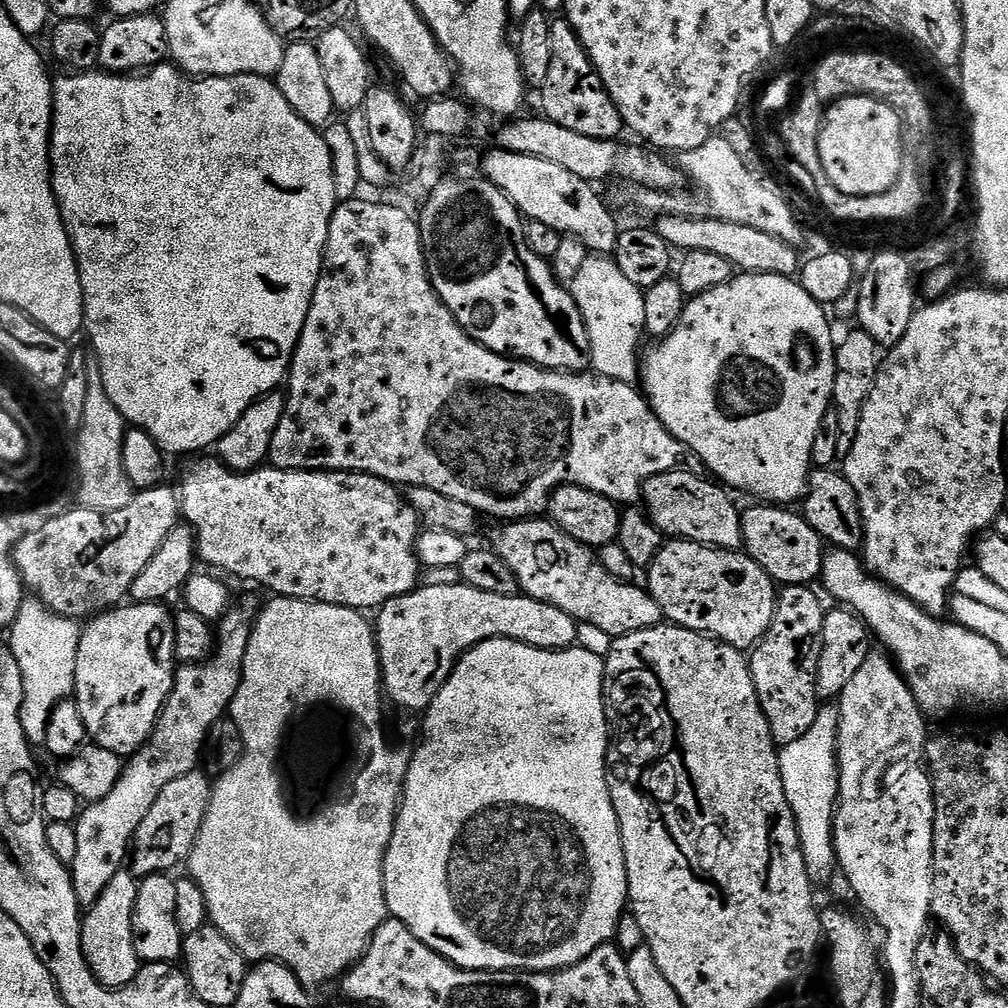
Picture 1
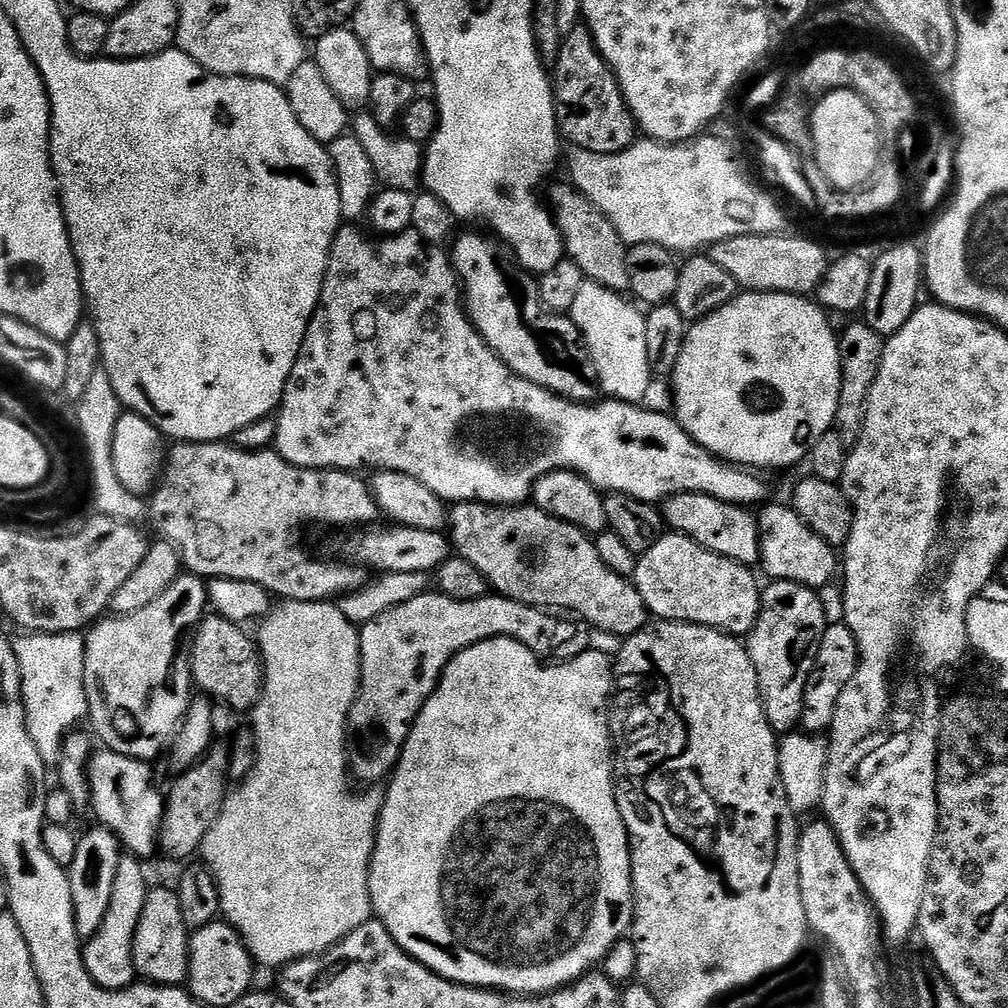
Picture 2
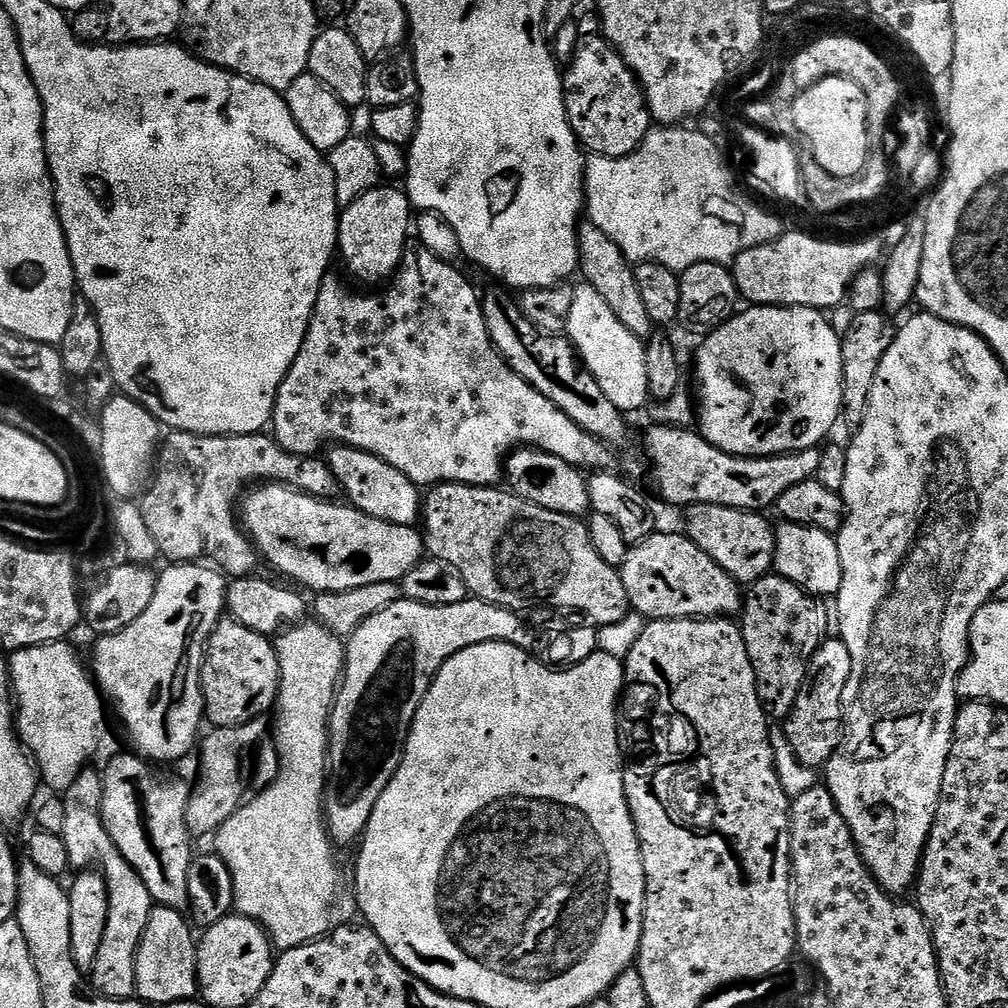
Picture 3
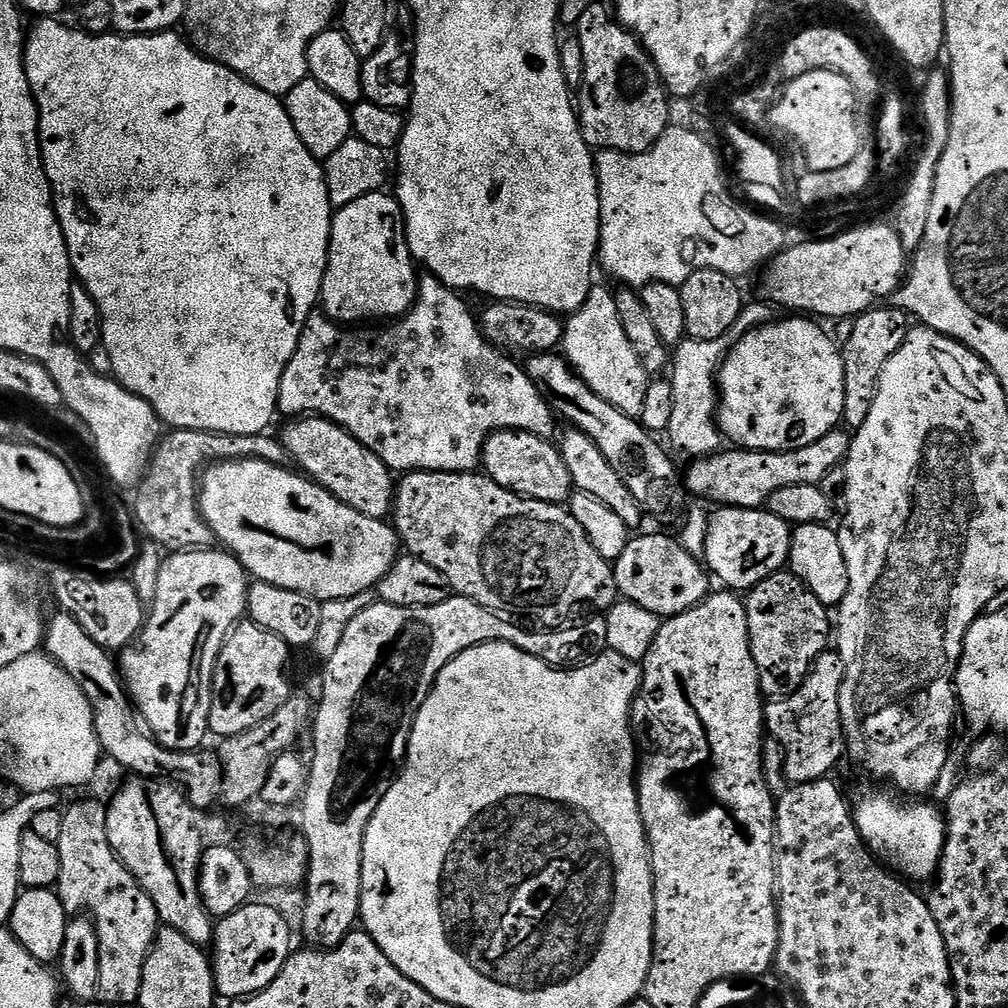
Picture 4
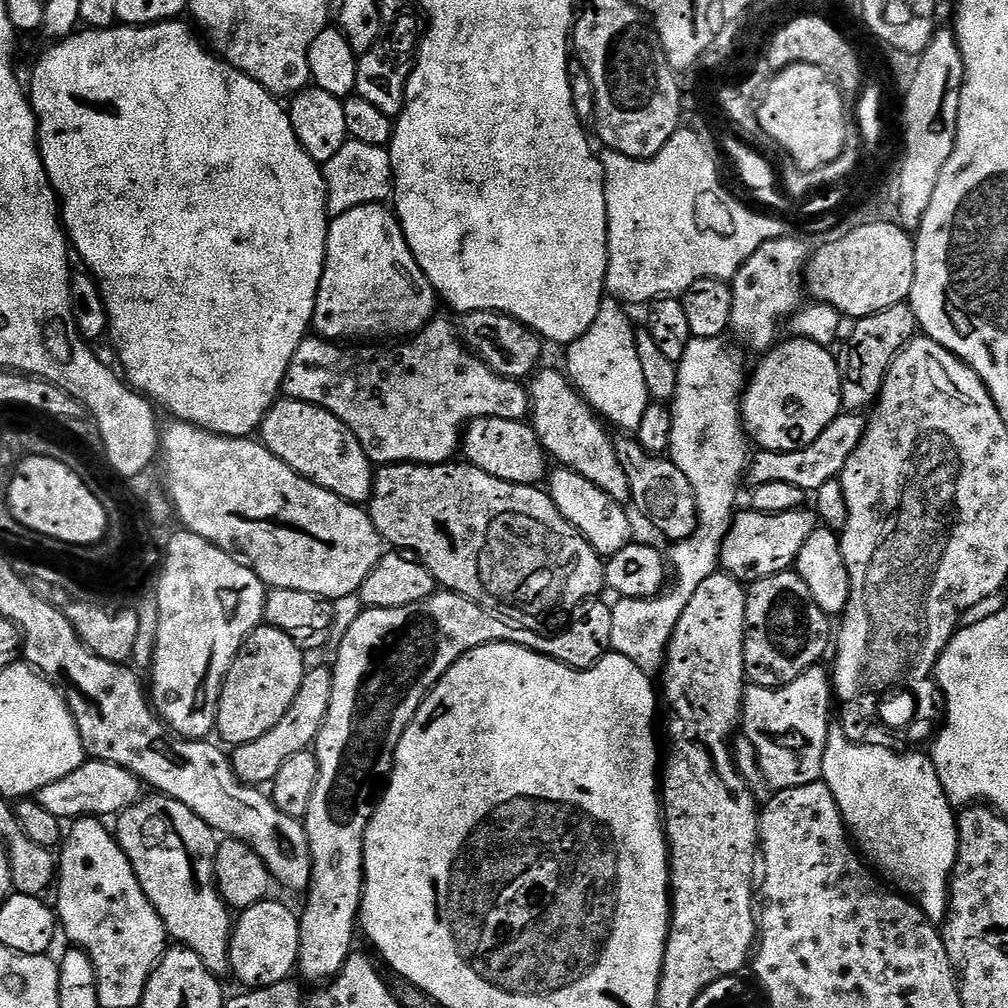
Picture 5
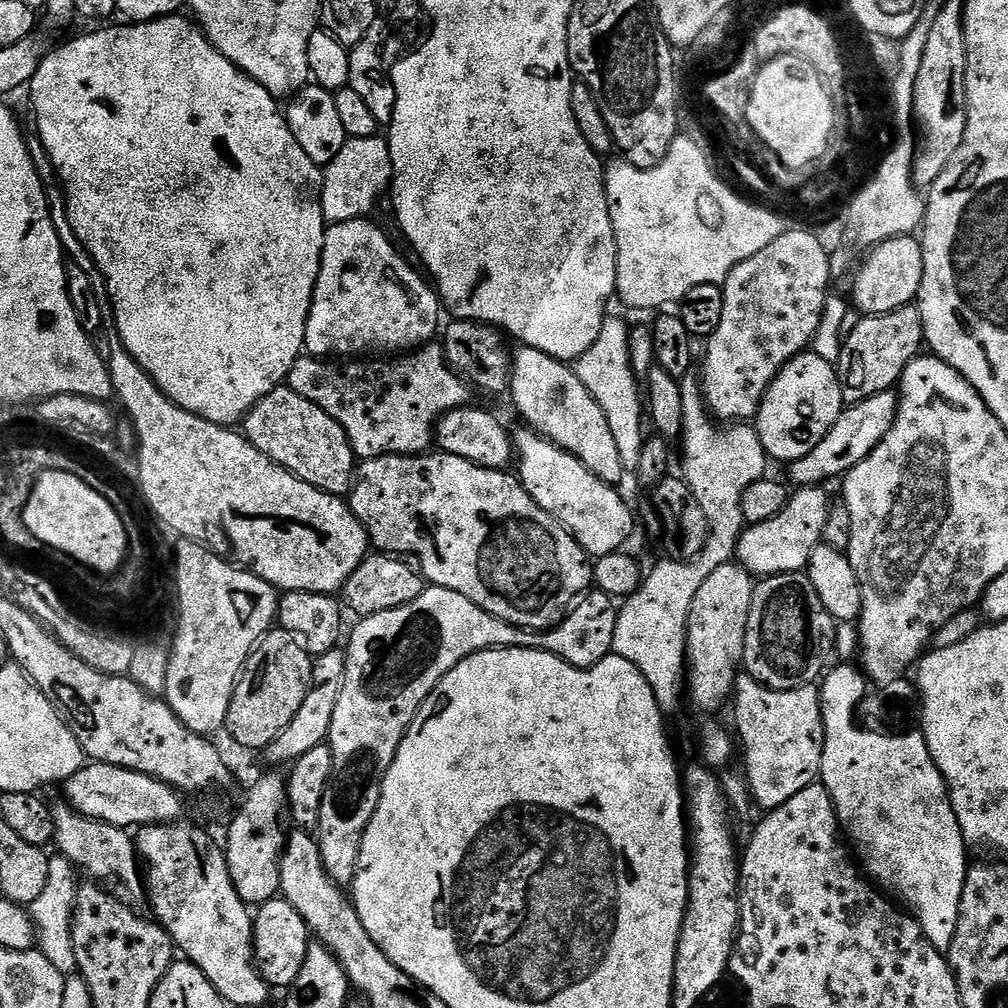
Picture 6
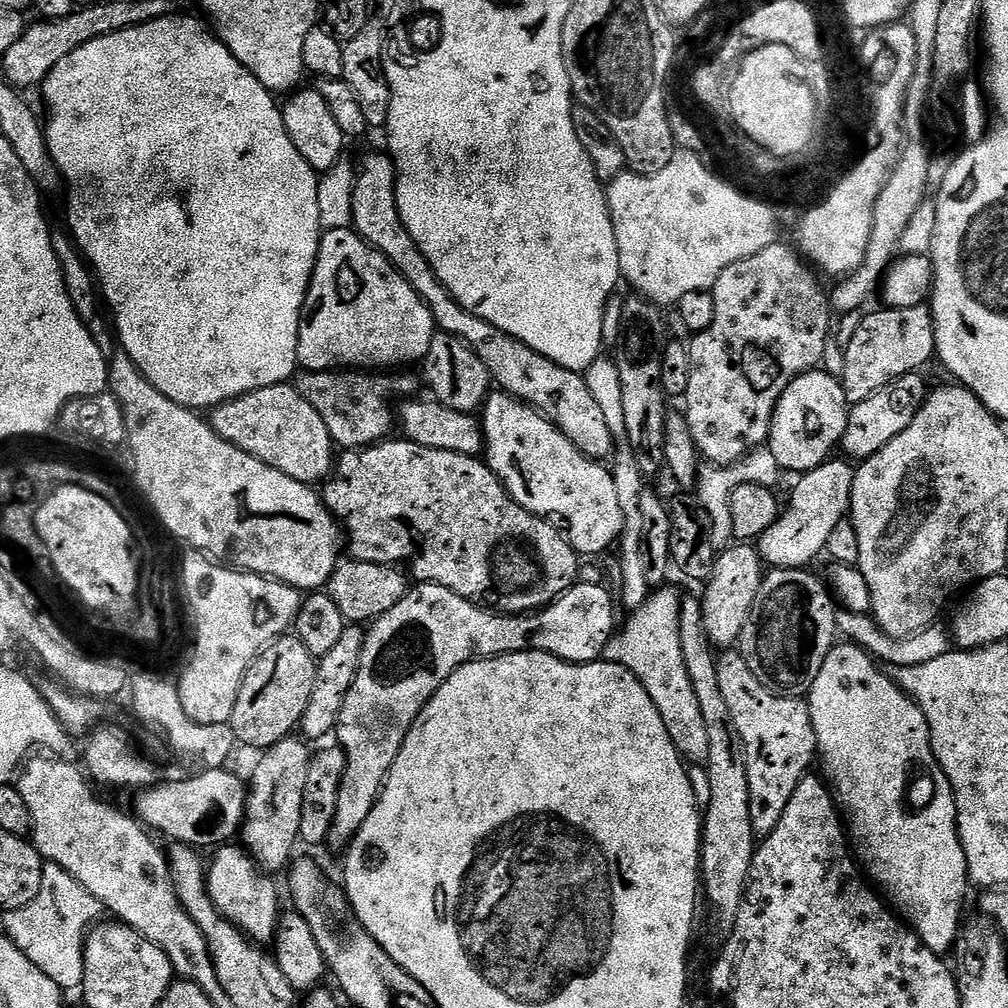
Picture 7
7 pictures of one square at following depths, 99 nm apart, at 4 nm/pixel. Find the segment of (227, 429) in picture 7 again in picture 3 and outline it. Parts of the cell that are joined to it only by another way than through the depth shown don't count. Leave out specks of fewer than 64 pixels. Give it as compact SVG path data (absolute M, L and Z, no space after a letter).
M345 444L329 447L327 452L326 459L339 491L342 496L344 492L343 499L351 507L357 508L362 514L370 514L370 518L378 518L394 526L410 528L421 519L421 489L410 478L406 478L402 470L394 470L390 462L382 462L382 458L374 454L351 448Z

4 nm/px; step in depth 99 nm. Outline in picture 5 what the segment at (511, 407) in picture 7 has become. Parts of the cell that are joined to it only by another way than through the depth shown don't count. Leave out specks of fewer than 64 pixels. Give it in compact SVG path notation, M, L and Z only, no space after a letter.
M559 466L551 469L550 475L546 480L546 491L552 497L554 506L570 522L570 526L577 528L590 542L590 546L601 558L607 558L618 554L628 544L633 543L632 520L628 517L628 508L625 505L614 502L610 494L598 490L594 482L586 482L582 474L578 474L569 468Z

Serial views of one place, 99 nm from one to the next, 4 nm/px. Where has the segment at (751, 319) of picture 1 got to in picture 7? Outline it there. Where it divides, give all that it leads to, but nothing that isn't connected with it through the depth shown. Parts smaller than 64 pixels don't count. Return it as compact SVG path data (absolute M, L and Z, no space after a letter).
M823 370L804 372L786 386L772 415L766 447L778 458L781 469L803 474L825 463L837 451L848 425L850 405L844 385L837 377Z

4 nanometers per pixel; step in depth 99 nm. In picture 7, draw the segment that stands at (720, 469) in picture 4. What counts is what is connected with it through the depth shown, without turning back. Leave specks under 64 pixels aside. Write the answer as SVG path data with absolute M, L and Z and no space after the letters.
M919 371L906 374L883 388L881 392L875 392L870 398L851 405L848 425L842 441L842 452L844 448L845 457L856 462L867 460L869 456L878 454L878 450L882 450L882 446L886 446L886 442L890 442L895 436L902 434L902 430L906 430L906 426L910 426L910 422L914 422L914 414L918 414L918 410L924 405L924 399L927 398L930 391L930 384L927 384L920 376L923 375Z

